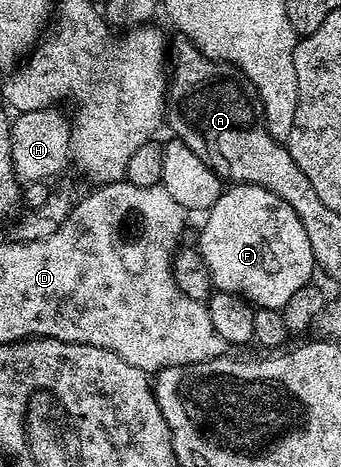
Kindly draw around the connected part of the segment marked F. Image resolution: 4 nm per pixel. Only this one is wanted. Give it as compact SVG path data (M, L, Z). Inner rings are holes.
M233 183L221 191L218 202L214 202L214 206L208 209L203 220L204 229L200 232L198 247L210 270L213 289L217 292L243 296L256 308L282 310L297 290L302 290L302 286L310 283L312 272L317 271L316 259L310 238L306 238L306 226L302 226L302 218L298 218L292 207L269 188L257 184Z

